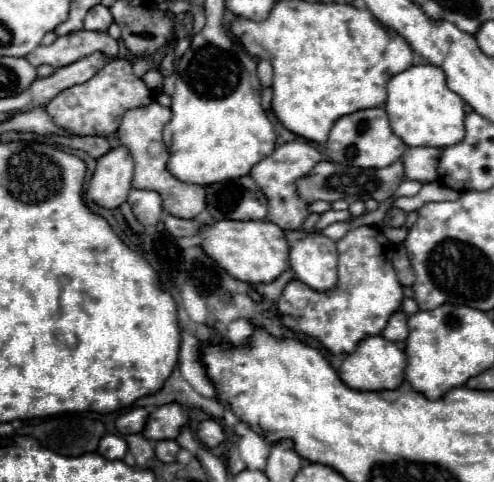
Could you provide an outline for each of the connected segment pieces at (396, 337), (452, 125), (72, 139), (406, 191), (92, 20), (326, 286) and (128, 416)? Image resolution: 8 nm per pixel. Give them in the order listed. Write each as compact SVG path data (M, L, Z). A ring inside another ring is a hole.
M394 312L388 320L388 326L384 328L382 336L388 338L390 342L402 342L408 336L408 326L406 326L408 316L404 312Z
M430 64L410 66L388 82L386 112L392 132L406 146L446 148L464 138L464 100L446 86L444 72Z
M50 134L50 140L56 142L56 144L62 144L62 146L84 150L92 158L100 158L100 156L104 156L112 148L110 140L106 140L102 136L62 136L62 134Z
M404 180L404 182L398 186L398 190L396 190L396 194L394 194L394 196L416 196L416 194L420 192L420 188L422 188L422 186L424 186L422 182Z
M98 4L98 6L94 6L94 8L86 14L86 18L84 18L84 28L86 28L86 30L108 32L108 28L110 28L112 22L114 22L114 20L112 20L110 10L108 10L106 6Z
M310 232L304 238L300 238L292 248L290 248L290 268L294 270L296 278L304 284L308 284L314 290L330 290L336 284L336 242L330 240L328 236L320 232Z
M130 408L126 412L122 412L118 418L116 418L116 428L122 436L126 434L136 434L136 432L142 432L144 428L144 422L146 422L146 410L144 408Z

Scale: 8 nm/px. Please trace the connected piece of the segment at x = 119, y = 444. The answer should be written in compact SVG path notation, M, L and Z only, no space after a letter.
M106 434L102 440L100 440L100 446L98 446L98 454L104 456L104 458L124 458L126 454L126 442L122 436L116 436L116 434Z

